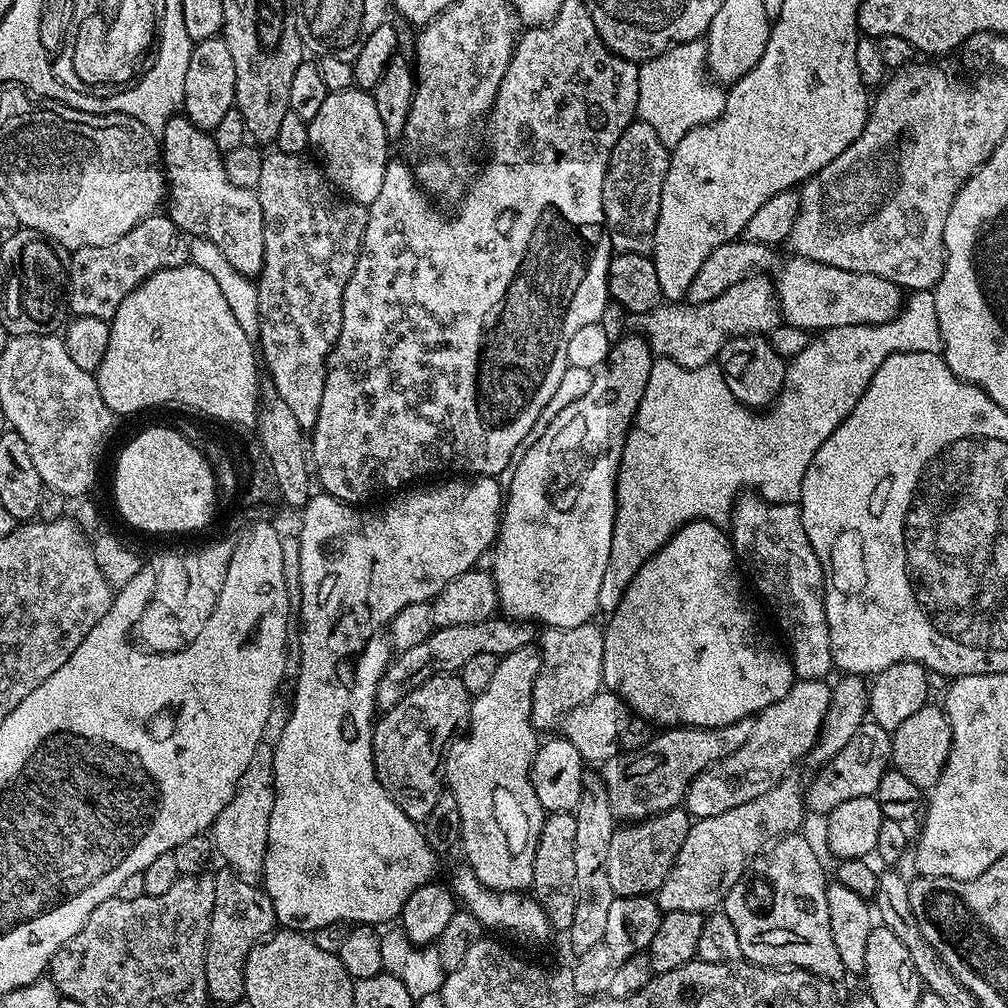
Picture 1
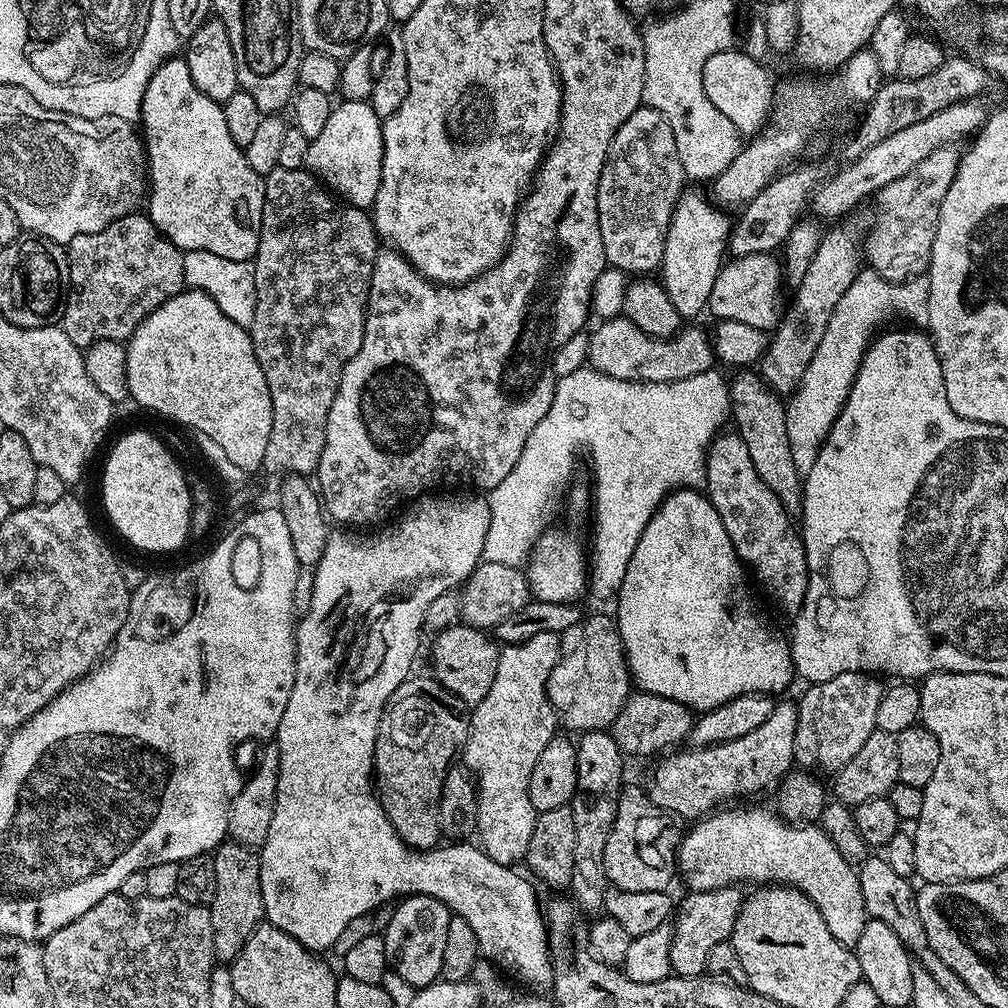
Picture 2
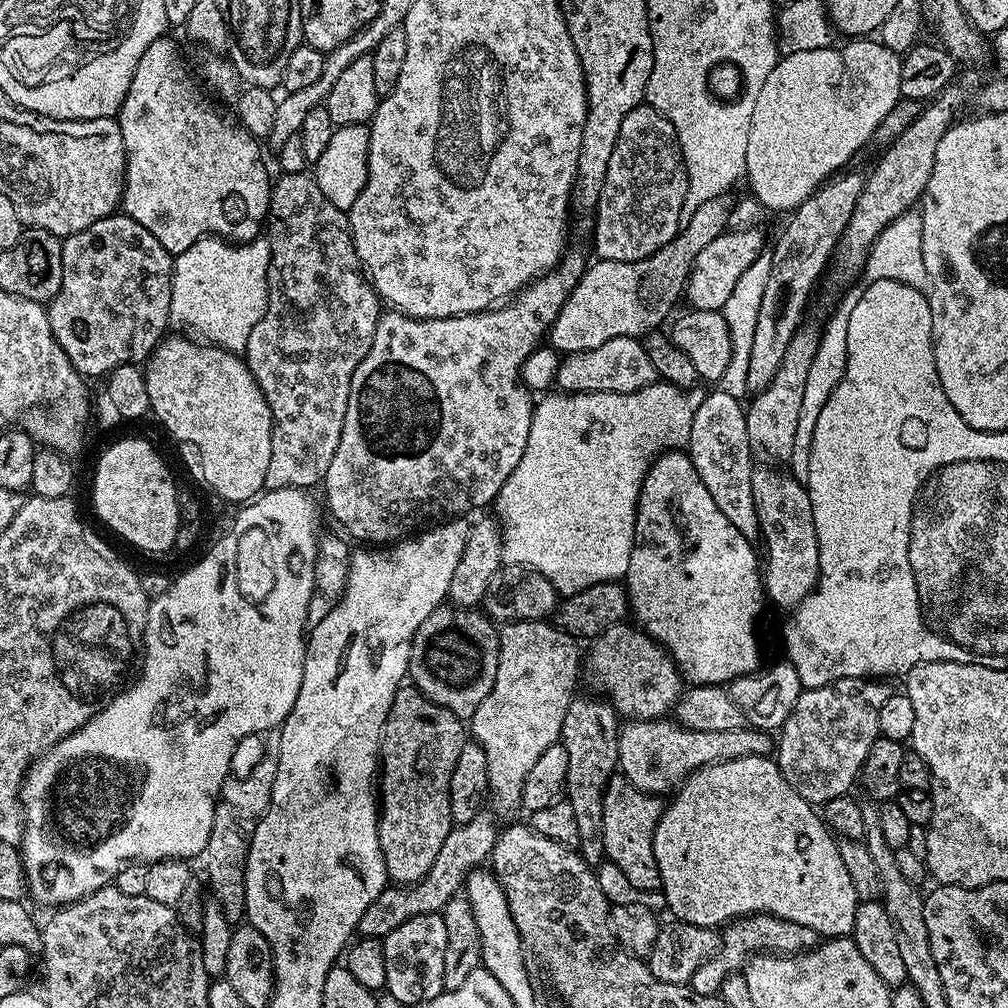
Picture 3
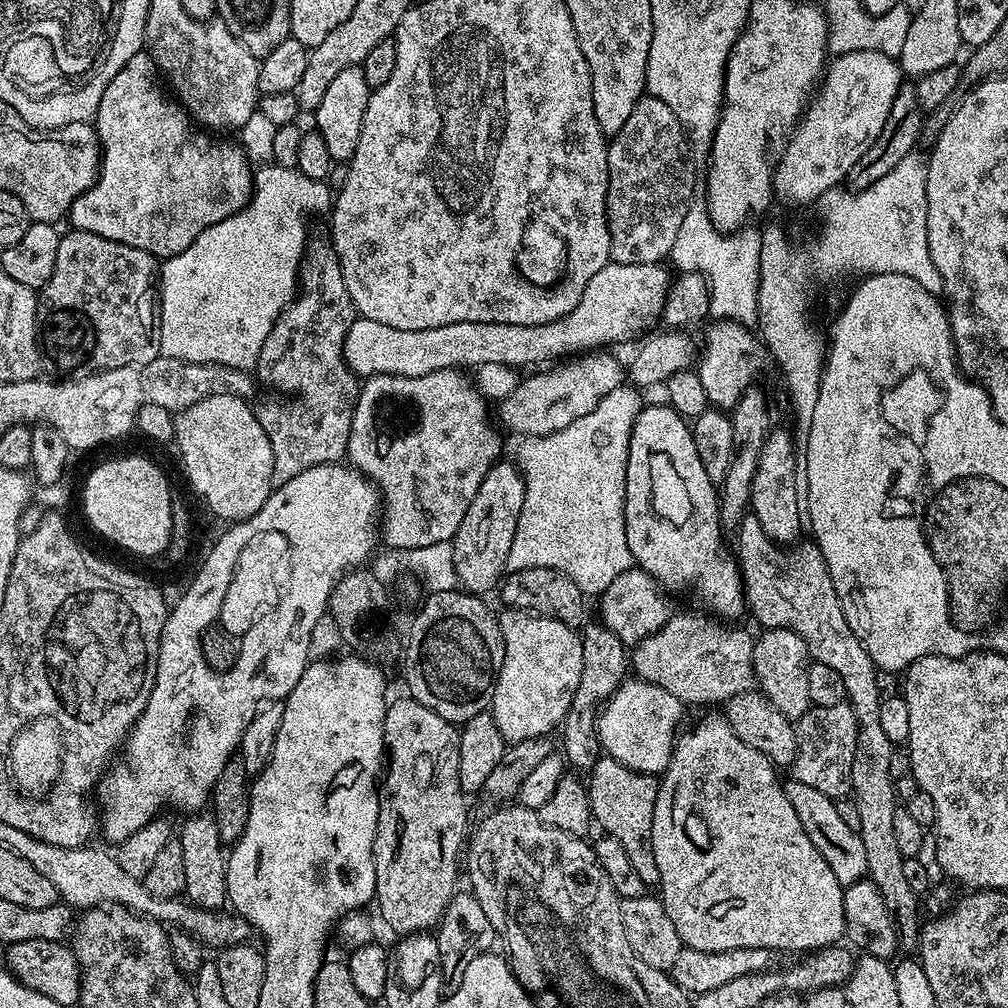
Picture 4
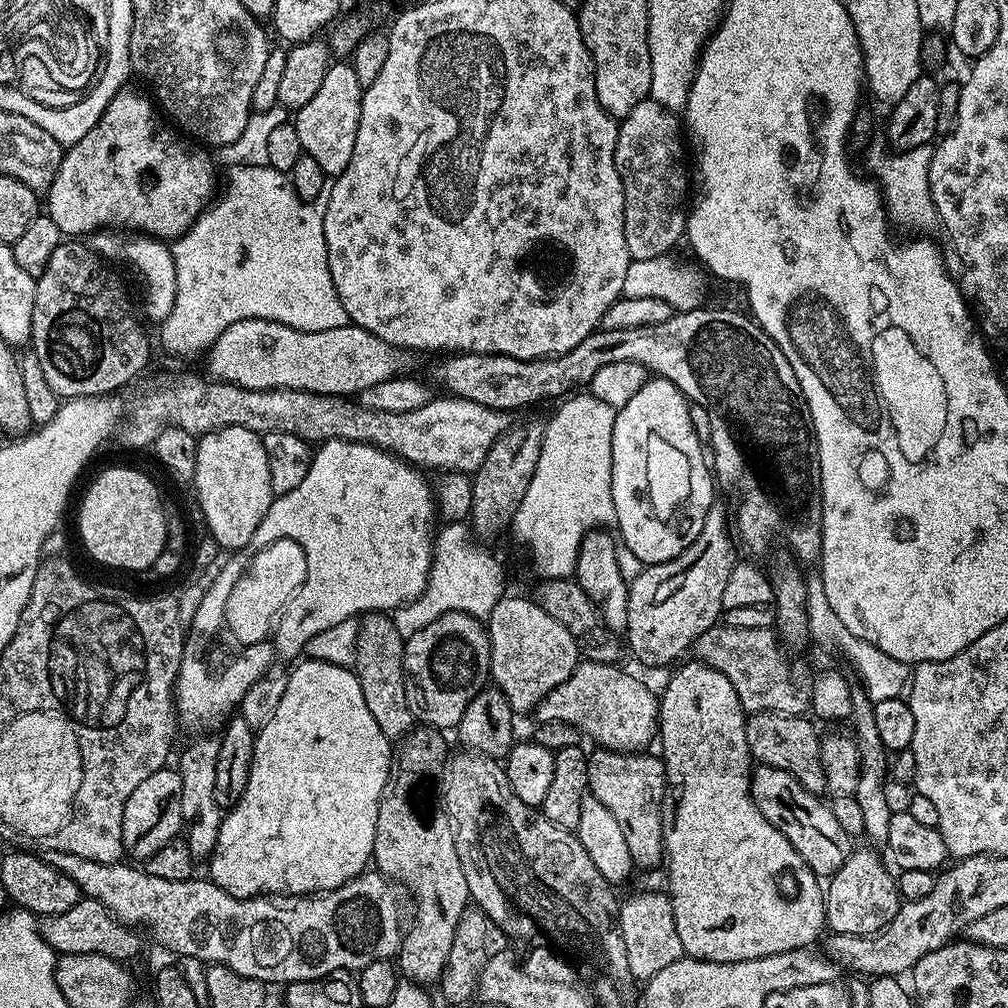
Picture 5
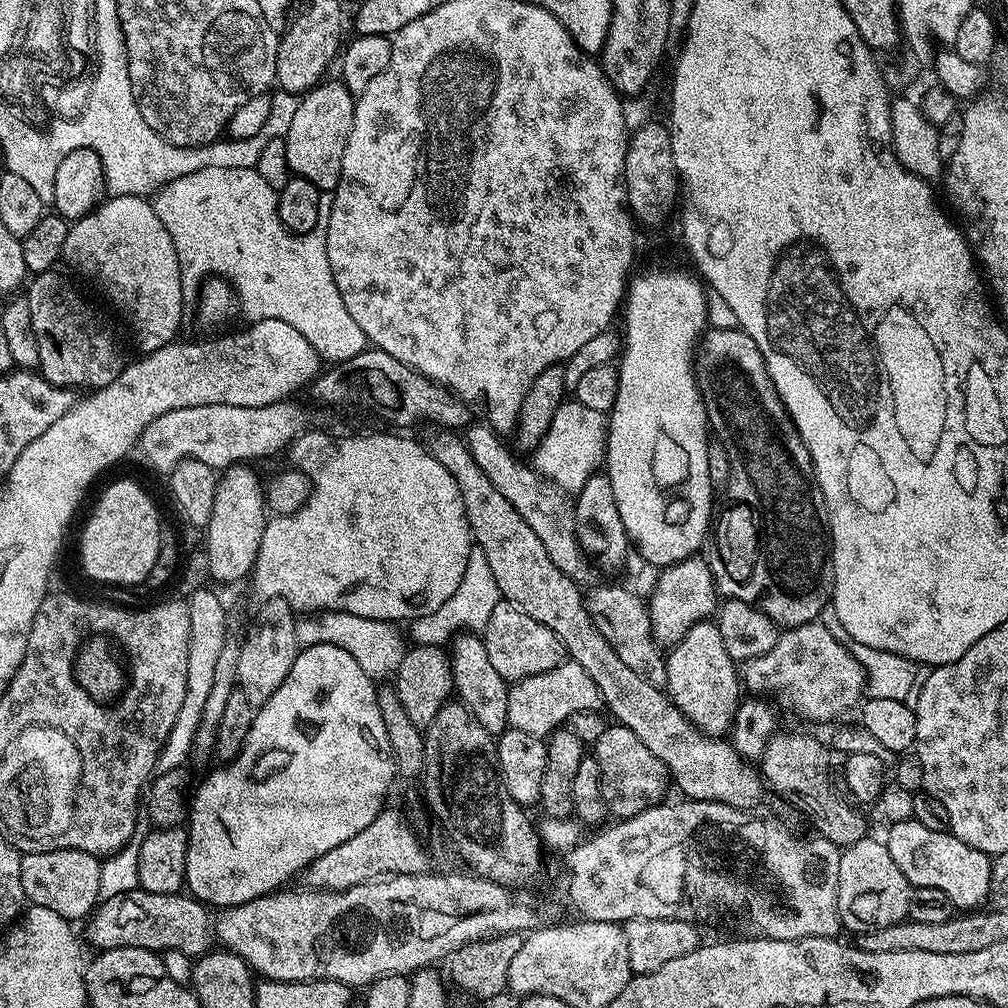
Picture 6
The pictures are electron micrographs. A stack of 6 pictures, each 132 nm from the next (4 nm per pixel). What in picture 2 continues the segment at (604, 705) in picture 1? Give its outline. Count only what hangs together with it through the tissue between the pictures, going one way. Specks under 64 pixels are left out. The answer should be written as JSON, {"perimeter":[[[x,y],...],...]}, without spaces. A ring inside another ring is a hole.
{"perimeter":[[[636,690],[629,695],[627,702],[622,706],[610,731],[618,742],[620,751],[625,757],[632,758],[632,756],[652,756],[655,752],[664,754],[683,745],[688,735],[692,733],[693,723],[692,709],[682,702],[674,702],[674,698],[662,698],[658,694]]]}

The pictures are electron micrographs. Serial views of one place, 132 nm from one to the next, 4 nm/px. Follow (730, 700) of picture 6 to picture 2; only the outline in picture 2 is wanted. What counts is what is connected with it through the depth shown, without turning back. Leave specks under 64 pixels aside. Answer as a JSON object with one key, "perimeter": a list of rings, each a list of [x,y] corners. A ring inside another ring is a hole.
{"perimeter":[[[724,806],[719,810],[695,821],[685,831],[684,839],[680,842],[680,851],[678,853],[678,872],[689,885],[687,886],[693,892],[713,892],[716,888],[727,888],[729,886],[744,886],[747,880],[753,880],[756,886],[780,886],[788,885],[796,888],[802,894],[806,894],[806,898],[810,898],[810,902],[814,902],[814,906],[818,906],[818,910],[822,914],[822,919],[826,922],[826,927],[830,929],[830,934],[834,934],[834,938],[838,938],[838,942],[849,946],[855,946],[858,938],[862,938],[862,930],[869,922],[868,911],[862,902],[862,886],[860,885],[860,877],[857,869],[853,865],[848,864],[845,858],[842,858],[834,843],[820,826],[812,822],[789,822],[783,819],[779,811],[768,808],[732,808],[736,806]]]}

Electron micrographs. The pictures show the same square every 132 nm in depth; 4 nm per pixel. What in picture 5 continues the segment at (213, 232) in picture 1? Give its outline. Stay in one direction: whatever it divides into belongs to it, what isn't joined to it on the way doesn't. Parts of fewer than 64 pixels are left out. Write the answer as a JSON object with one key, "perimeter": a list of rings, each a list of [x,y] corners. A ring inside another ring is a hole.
{"perimeter":[[[131,90],[119,92],[94,126],[94,130],[90,130],[86,138],[74,142],[65,151],[58,174],[46,193],[46,214],[54,218],[61,237],[80,238],[83,237],[80,236],[83,232],[95,234],[101,230],[123,230],[128,234],[171,242],[190,230],[190,226],[194,226],[204,209],[213,203],[218,192],[217,161],[213,157],[212,161],[203,152],[203,147],[195,143],[187,144],[183,140],[185,137],[161,115],[157,105],[145,96]]]}

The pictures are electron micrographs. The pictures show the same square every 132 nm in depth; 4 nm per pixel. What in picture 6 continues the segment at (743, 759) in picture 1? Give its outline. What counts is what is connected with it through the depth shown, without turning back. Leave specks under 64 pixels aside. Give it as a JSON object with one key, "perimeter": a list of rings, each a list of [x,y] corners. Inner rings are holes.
{"perimeter":[[[565,659],[564,663],[554,666],[554,670],[522,678],[509,687],[508,723],[518,730],[526,730],[526,734],[547,738],[570,718],[570,714],[595,712],[601,704],[600,691],[594,684],[594,678],[590,678],[582,666]]]}

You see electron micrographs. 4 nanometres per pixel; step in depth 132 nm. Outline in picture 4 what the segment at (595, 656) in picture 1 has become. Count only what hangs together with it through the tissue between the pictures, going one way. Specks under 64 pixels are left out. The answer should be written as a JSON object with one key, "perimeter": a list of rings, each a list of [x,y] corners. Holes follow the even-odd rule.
{"perimeter":[[[673,614],[662,630],[631,649],[630,668],[639,679],[670,690],[685,706],[716,706],[734,694],[753,691],[756,679],[752,669],[753,643],[753,633],[744,628],[719,628],[704,616]]]}

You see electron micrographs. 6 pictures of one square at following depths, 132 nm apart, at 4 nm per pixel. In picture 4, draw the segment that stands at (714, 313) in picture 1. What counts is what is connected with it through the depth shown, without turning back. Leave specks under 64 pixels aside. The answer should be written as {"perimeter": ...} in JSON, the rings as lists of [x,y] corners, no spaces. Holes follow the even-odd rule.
{"perimeter":[[[594,350],[528,374],[533,376],[525,375],[514,394],[499,401],[499,423],[505,429],[508,427],[510,431],[517,432],[520,438],[527,438],[554,434],[570,426],[570,422],[578,422],[578,418],[582,418],[582,414],[590,414],[590,410],[594,410],[610,390],[618,390],[625,383],[625,365],[620,365],[609,352]]]}

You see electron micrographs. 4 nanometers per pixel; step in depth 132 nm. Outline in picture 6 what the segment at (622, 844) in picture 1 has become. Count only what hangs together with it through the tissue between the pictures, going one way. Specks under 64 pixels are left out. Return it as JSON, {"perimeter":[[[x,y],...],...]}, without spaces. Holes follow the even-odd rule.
{"perimeter":[[[615,722],[609,723],[594,746],[594,755],[600,771],[602,798],[616,820],[642,814],[642,810],[652,808],[667,797],[664,795],[668,792],[668,784],[670,788],[670,777],[666,766],[635,736],[634,730]]]}

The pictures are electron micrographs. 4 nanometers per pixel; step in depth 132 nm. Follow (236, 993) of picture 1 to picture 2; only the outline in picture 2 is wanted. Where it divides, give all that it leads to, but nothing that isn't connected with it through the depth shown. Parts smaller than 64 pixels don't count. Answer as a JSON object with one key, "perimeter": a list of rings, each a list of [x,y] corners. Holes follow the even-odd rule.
{"perimeter":[[[225,839],[212,856],[217,875],[217,890],[210,905],[212,913],[212,950],[215,959],[231,962],[264,920],[264,903],[260,889],[260,857],[249,845]]]}

